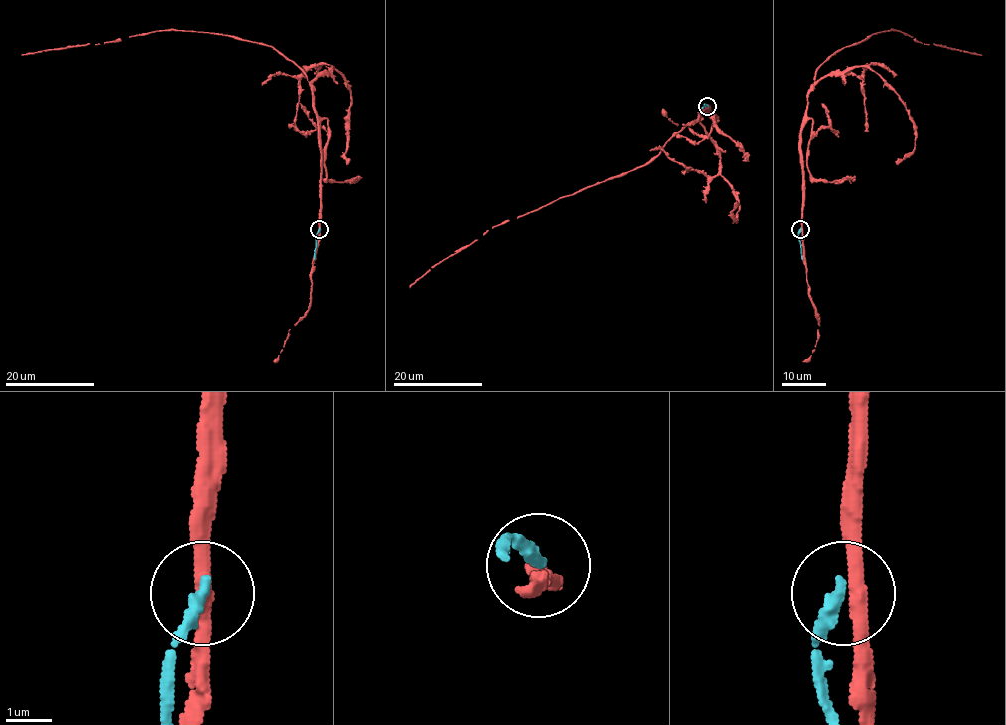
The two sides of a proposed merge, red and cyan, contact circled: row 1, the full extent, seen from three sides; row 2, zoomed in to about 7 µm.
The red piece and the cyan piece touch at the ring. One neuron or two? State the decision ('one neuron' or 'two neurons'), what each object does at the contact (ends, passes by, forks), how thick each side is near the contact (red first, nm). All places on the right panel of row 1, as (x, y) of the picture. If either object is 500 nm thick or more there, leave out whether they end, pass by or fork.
two neurons | red passes by | cyan ends | 320/300 nm

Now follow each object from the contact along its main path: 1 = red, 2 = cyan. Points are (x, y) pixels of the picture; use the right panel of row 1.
1: (801, 229), (800, 128), (815, 72), (838, 50), (871, 34), (896, 30), (914, 41), (982, 55)
2: (800, 229), (798, 234), (802, 259)

